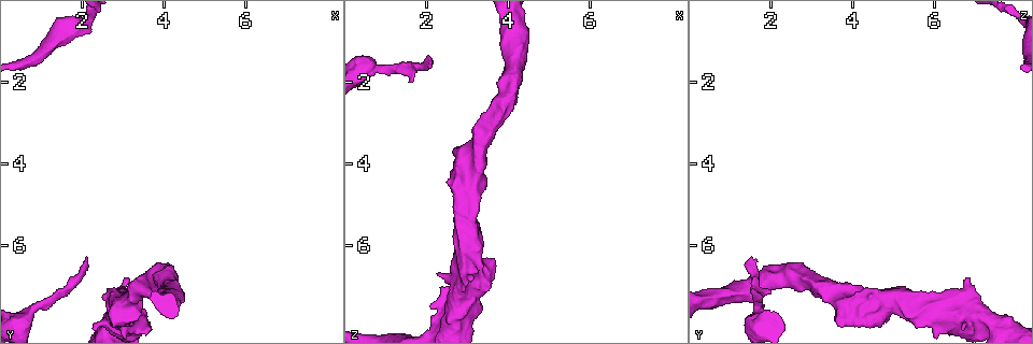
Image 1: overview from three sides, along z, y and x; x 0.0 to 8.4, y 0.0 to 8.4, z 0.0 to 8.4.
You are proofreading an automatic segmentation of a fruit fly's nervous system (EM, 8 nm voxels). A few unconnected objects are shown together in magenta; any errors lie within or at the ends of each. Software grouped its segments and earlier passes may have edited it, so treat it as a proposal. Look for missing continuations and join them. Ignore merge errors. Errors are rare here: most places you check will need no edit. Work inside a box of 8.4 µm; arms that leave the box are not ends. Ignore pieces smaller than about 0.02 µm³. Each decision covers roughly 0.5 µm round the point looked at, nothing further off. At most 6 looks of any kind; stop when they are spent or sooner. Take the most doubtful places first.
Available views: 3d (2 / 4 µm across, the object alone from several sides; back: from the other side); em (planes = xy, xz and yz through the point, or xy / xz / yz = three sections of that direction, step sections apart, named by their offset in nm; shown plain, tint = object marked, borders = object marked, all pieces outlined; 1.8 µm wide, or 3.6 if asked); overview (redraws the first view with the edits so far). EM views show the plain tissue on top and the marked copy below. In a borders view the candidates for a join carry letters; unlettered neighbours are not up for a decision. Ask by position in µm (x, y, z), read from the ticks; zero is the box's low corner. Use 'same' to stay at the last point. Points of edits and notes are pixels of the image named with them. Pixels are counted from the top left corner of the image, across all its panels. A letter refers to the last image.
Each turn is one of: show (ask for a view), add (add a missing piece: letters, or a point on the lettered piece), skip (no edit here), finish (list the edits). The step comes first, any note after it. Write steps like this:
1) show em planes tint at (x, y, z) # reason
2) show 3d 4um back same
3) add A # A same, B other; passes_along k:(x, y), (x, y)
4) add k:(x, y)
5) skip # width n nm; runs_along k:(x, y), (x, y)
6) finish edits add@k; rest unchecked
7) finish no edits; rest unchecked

show em xy step 8 tint at (2.15, 6.30, 1.50) # tapers out

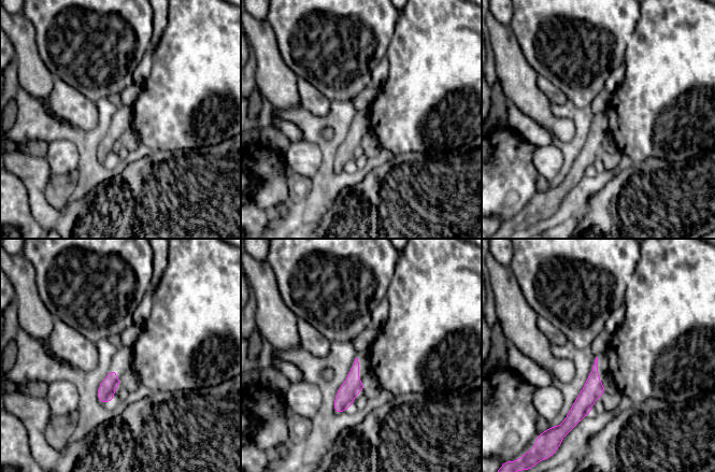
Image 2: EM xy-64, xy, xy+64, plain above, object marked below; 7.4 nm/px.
show em planes borders same # cut it another way

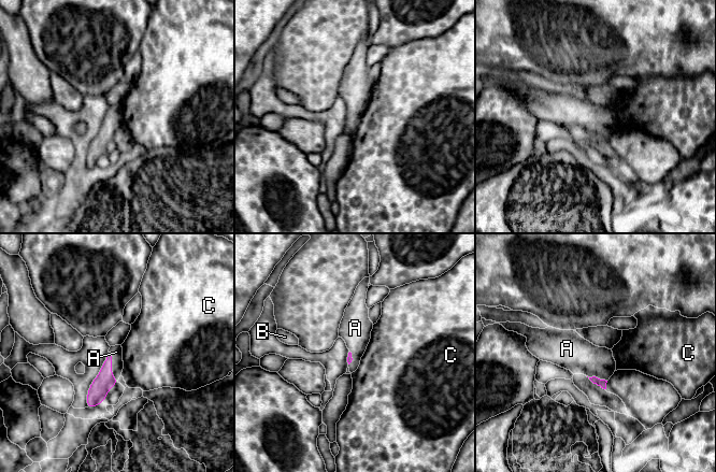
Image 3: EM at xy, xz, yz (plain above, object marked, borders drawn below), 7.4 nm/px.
add A # longest_contact A 220 nm; A same, B other, C other; passes_along 3:(104, 381), (111, 366), (116, 352); it goes on there

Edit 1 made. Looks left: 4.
show 3d 4um at (0.85, 7.55, 1.70) # calibre changes

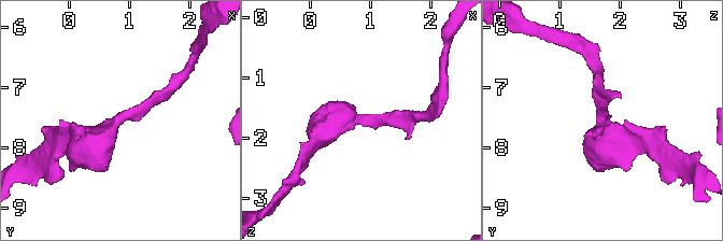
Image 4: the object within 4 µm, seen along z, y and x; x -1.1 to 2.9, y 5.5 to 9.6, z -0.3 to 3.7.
show em 3.6um planes borders at (0.80, 7.60, 1.65) # need the tissue

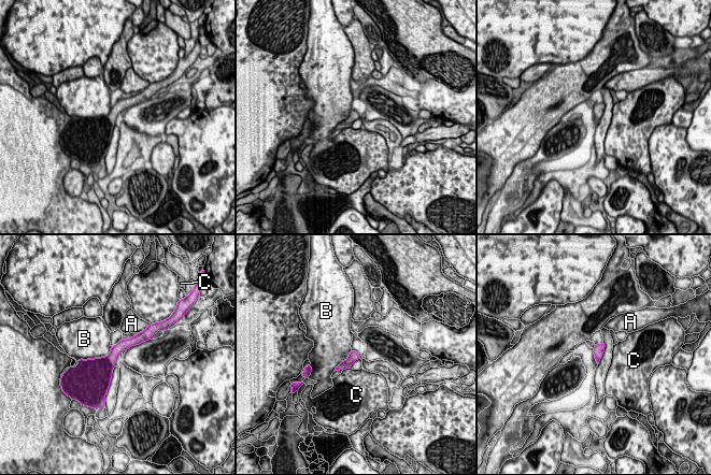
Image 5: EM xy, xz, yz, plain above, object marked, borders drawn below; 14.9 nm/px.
skip # A other, B other, C other; border 5:(112, 346), (105, 356), (79, 360); no lettered piece goes on from it

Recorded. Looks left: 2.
show 3d 4um at (3.15, 6.85, 6.80) # stops while still wide

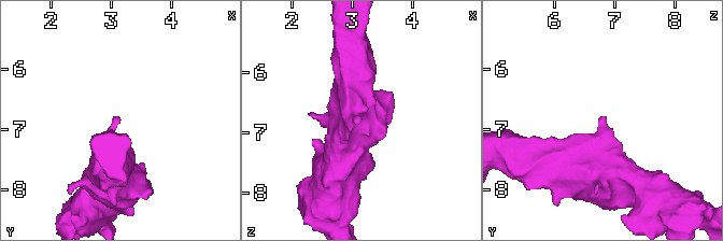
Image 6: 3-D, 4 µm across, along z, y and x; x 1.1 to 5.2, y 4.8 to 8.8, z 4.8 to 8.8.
show em planes borders at (3.15, 6.75, 6.80) # need the tissue

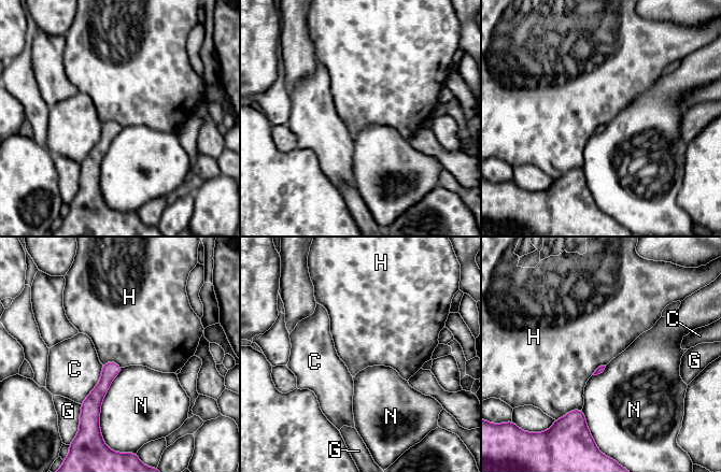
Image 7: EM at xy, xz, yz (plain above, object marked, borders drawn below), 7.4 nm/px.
skip # C other, G other, H other, N other; runs_along 7:(113, 365), (96, 396), (97, 417); no lettered piece goes on from it

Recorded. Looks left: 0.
finish edits add@3; rest unchecked

